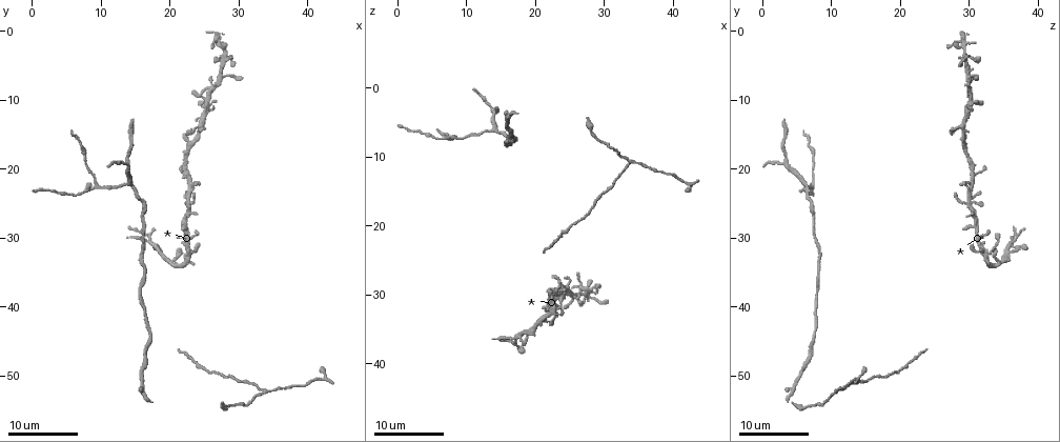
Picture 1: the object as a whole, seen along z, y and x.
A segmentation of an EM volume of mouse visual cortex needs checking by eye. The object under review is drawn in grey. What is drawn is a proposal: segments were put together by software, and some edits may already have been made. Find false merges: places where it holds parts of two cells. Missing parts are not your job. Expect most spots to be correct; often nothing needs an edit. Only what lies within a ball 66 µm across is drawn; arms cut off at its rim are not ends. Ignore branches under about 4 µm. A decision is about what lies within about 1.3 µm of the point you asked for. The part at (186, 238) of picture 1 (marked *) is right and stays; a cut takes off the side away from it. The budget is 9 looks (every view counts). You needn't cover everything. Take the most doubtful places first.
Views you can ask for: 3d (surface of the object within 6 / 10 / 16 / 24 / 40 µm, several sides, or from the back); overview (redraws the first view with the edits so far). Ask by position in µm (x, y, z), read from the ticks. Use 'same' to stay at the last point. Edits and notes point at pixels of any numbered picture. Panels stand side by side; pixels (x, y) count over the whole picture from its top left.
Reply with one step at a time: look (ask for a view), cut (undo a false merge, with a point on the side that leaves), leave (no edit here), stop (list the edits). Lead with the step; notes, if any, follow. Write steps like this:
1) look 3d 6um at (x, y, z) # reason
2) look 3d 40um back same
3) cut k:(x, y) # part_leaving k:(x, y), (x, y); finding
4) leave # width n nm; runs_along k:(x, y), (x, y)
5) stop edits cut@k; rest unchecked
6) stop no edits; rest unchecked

look 3d 24um at (14.0, 22.0, 6.5) # three arms meet

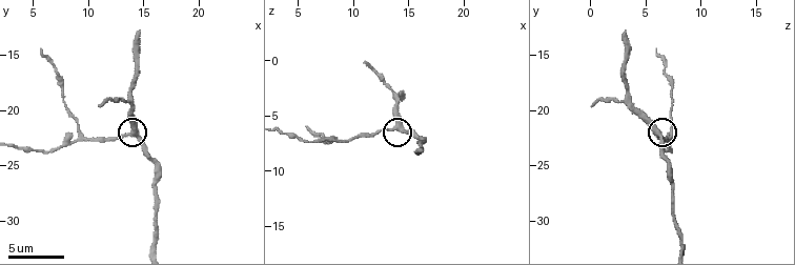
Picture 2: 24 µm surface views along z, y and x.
look 3d 6um at (13.8, 22.2, 6.0)

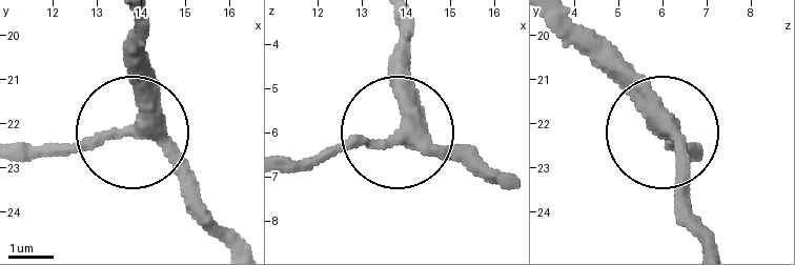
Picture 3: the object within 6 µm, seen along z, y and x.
leave # all the same cell

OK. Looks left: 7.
look 3d 10um at (9.4, 22.4, 7.2) # branch point

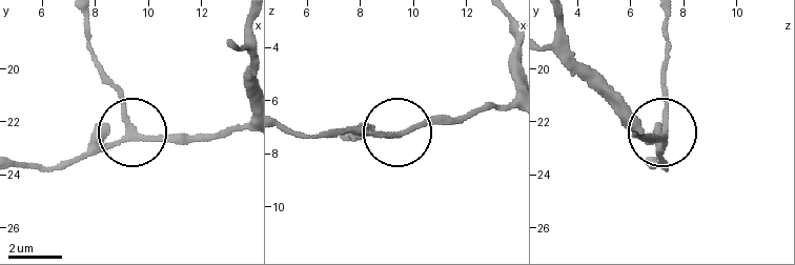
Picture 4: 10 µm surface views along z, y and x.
leave # side_arm 9 um; all the same cell

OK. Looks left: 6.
look 3d 16um at (17.0, 30.5, 36.0) # four-way junction

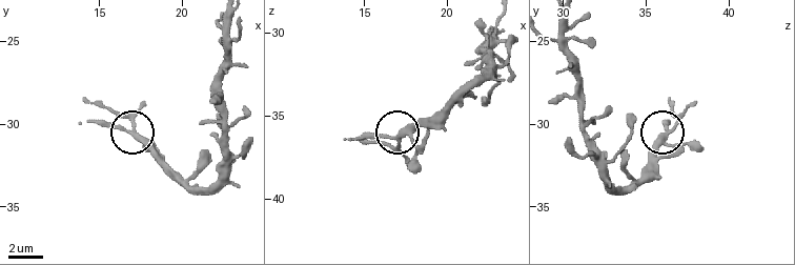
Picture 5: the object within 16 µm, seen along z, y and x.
look 3d 10um at (17.1, 30.7, 36.2) # zoom in

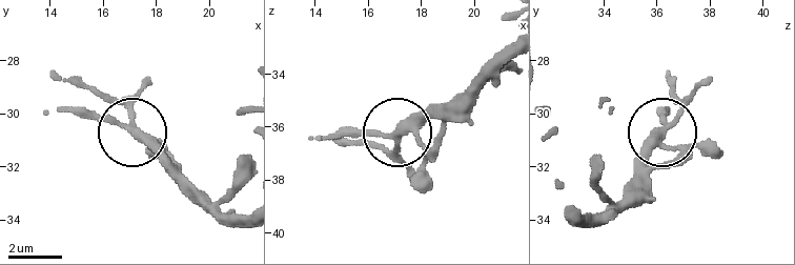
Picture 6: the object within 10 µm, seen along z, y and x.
leave # runs_along 6:(510, 44), (470, 85), (408, 119), (392, 146), (363, 146); all the same cell

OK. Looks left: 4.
look 3d 16um at (21.5, 34.0, 32.5)

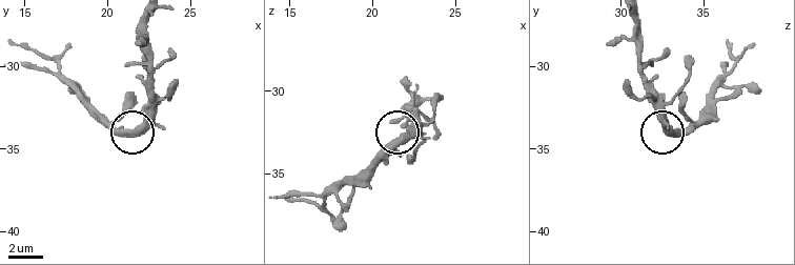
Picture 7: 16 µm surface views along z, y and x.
look 3d 6um at (21.6, 33.9, 32.8)

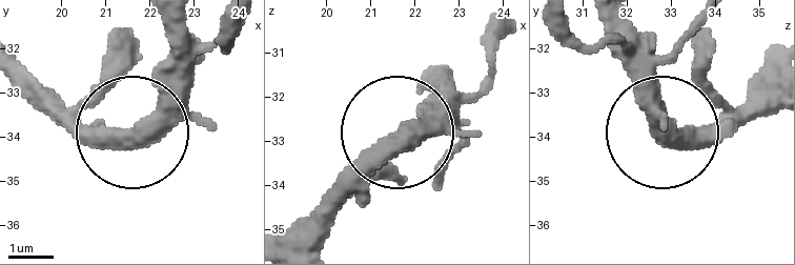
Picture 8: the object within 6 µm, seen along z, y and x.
leave # all the same cell

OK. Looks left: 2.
stop no edits; rest unchecked

